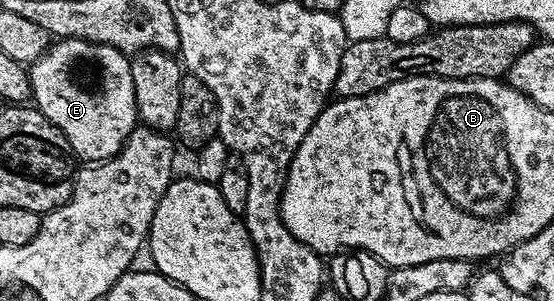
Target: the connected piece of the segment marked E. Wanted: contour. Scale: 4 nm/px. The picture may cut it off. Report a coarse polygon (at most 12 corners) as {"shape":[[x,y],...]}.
{"shape":[[56,40],[31,99],[81,161],[137,127],[132,61]]}

